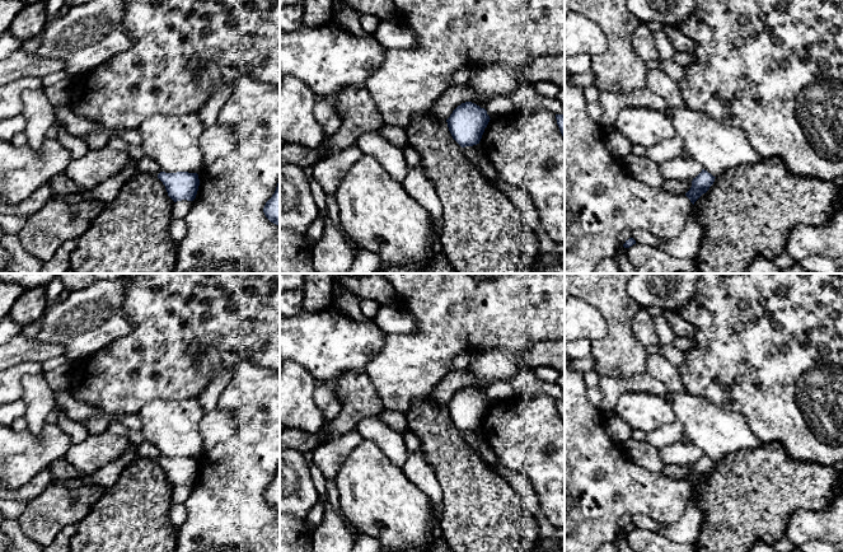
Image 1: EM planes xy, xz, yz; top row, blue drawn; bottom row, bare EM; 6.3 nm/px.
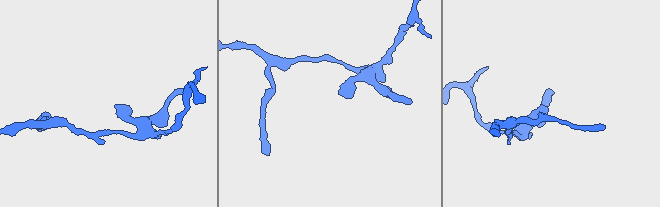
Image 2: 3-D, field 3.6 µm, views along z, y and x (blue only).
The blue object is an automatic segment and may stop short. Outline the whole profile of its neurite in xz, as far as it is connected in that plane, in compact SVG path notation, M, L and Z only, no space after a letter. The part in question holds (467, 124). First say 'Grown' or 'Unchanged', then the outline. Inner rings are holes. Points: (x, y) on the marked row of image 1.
Unchanged. M465 102L453 111L446 122L453 139L465 148L479 144L490 120L484 108Z

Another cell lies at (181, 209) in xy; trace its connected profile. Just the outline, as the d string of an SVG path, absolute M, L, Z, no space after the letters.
M187 200L174 202L173 210L172 210L173 219L177 219L177 220L184 219L192 209L192 202L193 201L187 201Z

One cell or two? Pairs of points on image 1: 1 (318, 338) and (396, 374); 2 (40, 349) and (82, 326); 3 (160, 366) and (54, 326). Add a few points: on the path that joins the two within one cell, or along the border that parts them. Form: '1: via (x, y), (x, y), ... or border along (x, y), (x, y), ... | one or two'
1: border along (384, 336), (382, 349), (364, 370) | two
2: border along (34, 337), (59, 344), (64, 352) | two
3: border along (131, 331), (102, 346), (90, 356) | two

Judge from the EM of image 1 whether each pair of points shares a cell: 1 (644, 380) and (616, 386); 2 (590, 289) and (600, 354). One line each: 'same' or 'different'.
1: same
2: same

